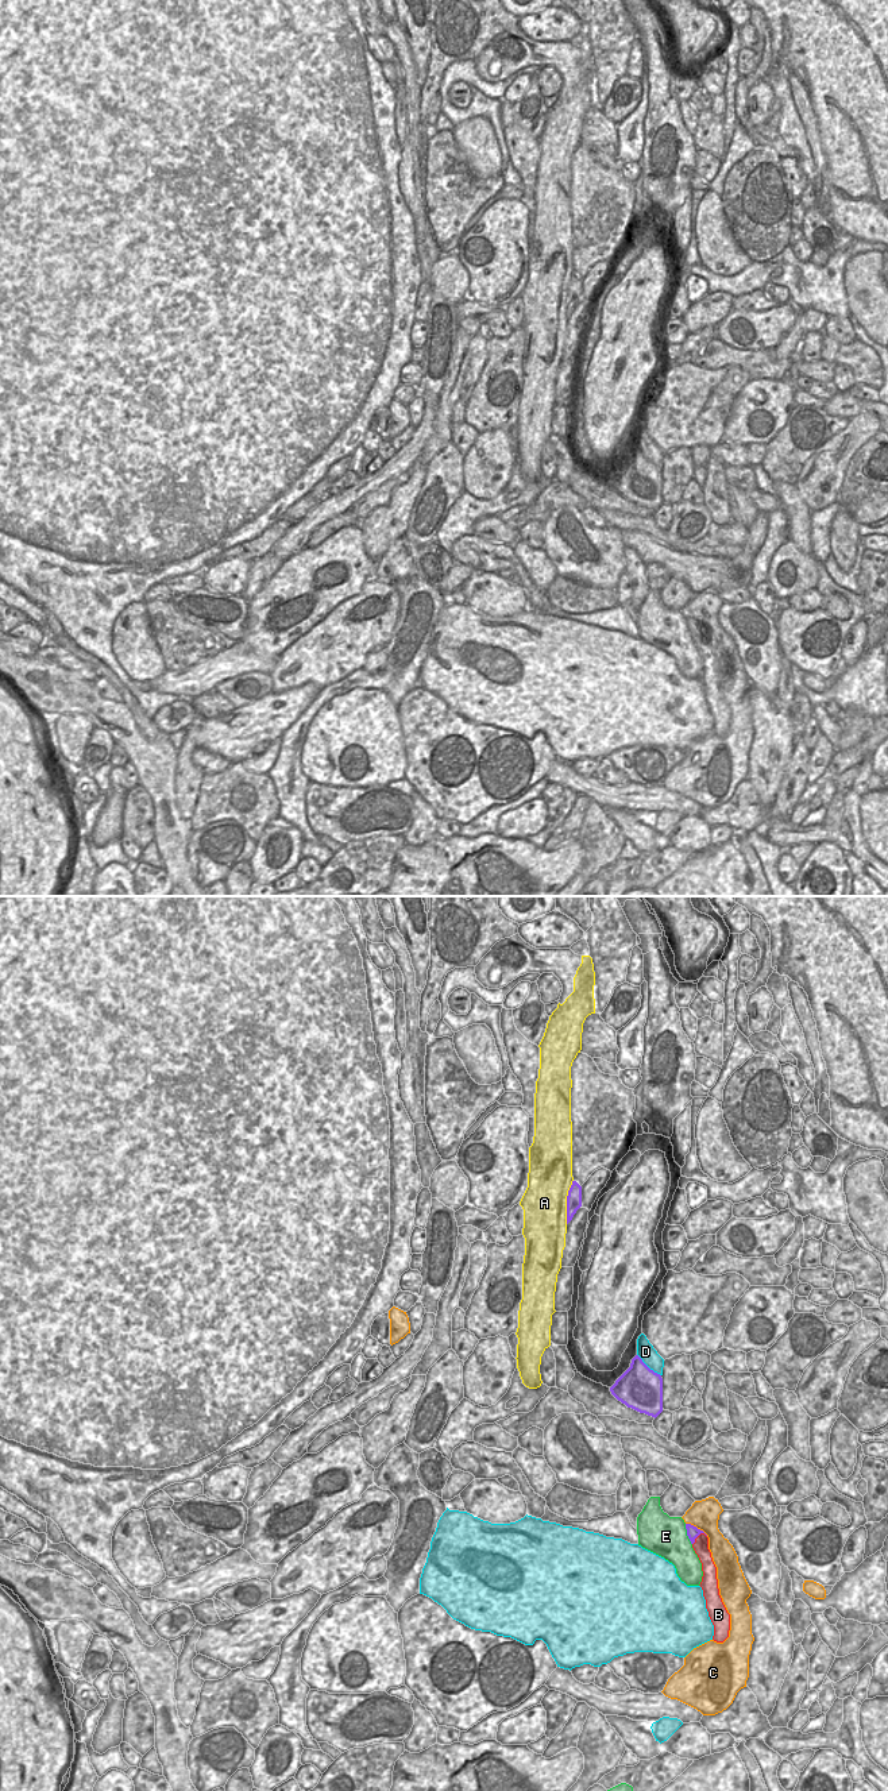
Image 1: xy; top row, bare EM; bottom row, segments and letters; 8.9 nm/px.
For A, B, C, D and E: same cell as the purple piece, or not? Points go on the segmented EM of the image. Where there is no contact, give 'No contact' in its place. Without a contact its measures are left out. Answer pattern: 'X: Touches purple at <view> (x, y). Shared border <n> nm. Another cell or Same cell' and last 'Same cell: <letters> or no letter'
A: Touches purple at xy (567, 1201). Shared border 400 nm. Another cell
B: Touches purple at xy (698, 1535). Shared border 160 nm. Same cell
C: Touches purple at xy (695, 1527). Shared border 240 nm. Another cell
D: Touches purple at xy (647, 1366). Shared border 300 nm. Another cell
E: Touches purple at xy (687, 1535). Shared border 200 nm. Another cell
Same cell: B

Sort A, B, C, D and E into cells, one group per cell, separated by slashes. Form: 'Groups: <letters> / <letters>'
Groups: A / B / C / D / E

